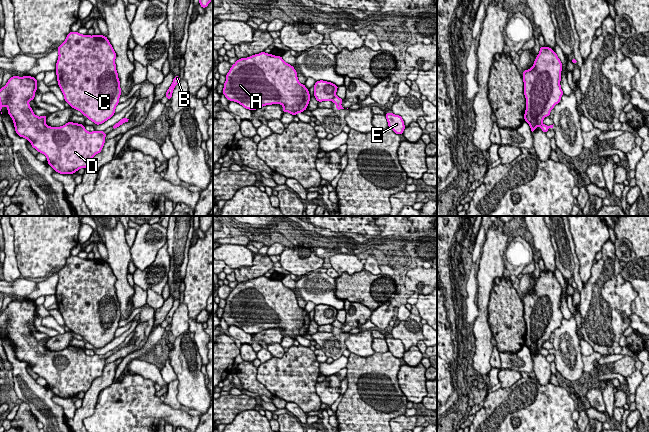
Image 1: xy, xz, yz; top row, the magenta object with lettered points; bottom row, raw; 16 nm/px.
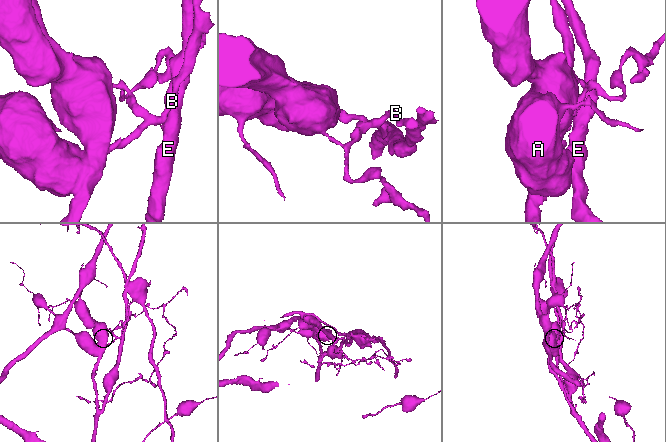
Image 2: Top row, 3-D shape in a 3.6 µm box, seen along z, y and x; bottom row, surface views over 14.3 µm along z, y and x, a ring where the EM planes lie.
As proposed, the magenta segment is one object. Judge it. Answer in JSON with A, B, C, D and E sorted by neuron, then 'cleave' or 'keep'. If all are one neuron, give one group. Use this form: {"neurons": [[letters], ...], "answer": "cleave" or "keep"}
{"neurons": [["A", "C", "D", "E"], ["B"]], "answer": "cleave"}

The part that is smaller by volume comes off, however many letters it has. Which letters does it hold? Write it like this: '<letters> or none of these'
B

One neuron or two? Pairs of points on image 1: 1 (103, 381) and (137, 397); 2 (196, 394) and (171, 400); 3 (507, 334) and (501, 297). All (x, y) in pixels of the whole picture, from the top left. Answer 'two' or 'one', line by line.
1: two
2: two
3: one

